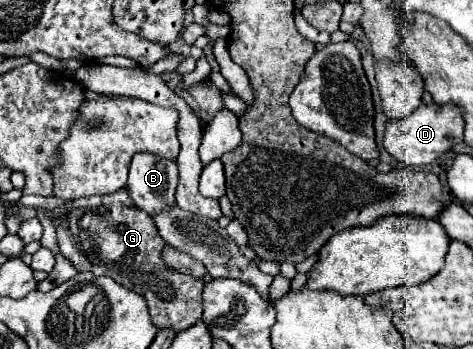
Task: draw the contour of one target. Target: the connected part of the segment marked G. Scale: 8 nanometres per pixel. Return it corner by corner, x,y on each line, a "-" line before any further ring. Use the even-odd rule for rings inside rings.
126,190
106,196
78,198
62,208
54,208
50,218
58,234
60,252
72,262
72,266
78,272
110,276
118,284
144,296
156,328
182,332
202,318
204,282
164,266
160,254
166,242
158,234
152,218
132,206

